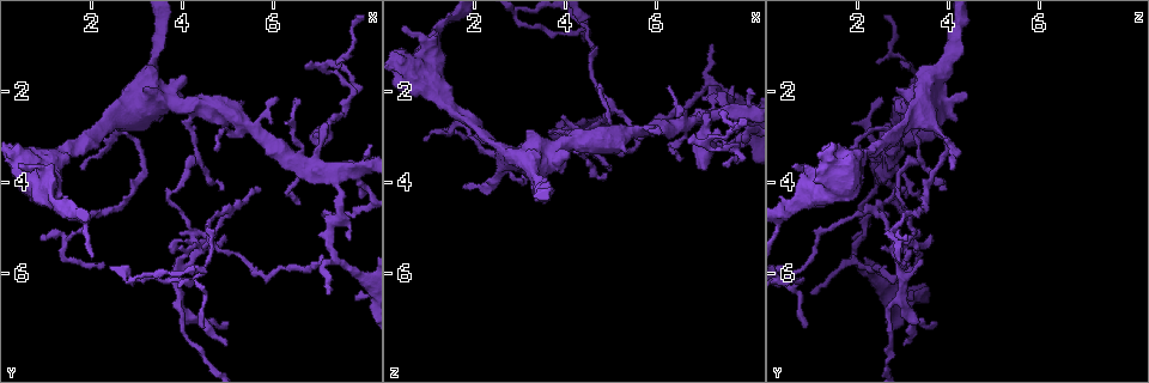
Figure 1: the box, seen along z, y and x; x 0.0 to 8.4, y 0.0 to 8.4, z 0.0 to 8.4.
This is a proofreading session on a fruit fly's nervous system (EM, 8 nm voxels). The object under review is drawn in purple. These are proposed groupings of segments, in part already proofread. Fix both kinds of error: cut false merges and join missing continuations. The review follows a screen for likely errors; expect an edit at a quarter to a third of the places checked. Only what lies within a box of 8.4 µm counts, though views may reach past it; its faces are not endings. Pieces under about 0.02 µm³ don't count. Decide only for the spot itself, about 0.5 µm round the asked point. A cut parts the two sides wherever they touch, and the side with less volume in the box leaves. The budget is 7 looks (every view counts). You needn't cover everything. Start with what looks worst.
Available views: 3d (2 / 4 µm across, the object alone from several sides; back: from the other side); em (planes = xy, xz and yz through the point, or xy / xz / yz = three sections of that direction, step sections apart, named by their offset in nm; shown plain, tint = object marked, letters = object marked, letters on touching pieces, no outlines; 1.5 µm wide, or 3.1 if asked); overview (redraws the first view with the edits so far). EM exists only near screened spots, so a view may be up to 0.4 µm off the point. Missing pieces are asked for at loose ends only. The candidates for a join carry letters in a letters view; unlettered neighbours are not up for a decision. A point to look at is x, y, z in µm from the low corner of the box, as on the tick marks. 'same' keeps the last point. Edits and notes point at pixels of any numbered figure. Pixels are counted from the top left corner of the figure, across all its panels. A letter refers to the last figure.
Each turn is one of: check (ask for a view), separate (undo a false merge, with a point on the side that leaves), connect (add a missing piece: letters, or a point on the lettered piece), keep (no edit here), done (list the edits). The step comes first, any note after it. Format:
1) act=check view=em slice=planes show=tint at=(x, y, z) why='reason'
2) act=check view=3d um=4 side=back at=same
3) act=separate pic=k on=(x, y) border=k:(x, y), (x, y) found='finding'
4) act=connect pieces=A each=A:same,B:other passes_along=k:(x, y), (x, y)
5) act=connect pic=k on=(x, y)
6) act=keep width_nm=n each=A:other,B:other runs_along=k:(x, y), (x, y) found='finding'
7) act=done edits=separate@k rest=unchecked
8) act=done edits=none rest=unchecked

act=check view=em slice=planes show=tint at=(7.20, 5.55, 1.90)

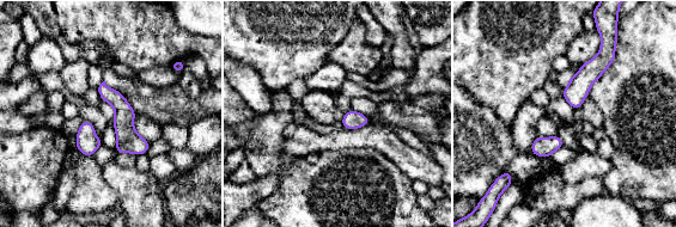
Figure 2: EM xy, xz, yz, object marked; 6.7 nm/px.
act=check view=em slice=planes show=letters at=same why='what lies round it'

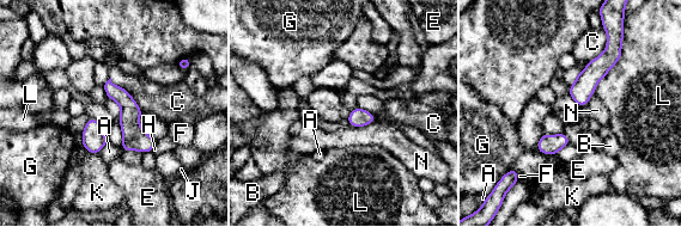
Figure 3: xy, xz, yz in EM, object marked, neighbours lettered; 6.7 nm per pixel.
act=keep each=A:other,B:other,C:other,E:other,F:other,G:other,H:other,J:other,K:other,L:other,N:other runs_along=3:(108, 85), (150, 148) found='one neuron here'

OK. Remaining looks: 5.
act=check view=em slice=planes show=letters at=(1.65, 5.10, 2.70) why='sharp bend'

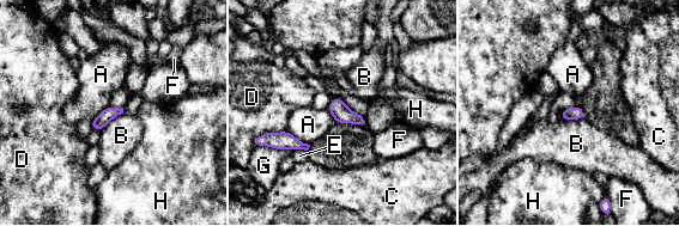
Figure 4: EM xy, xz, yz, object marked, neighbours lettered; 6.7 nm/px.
act=keep each=A:other,B:other,C:other,D:other,E:other,F:other,G:other,H:other border=4:(584, 117), (561, 120) found='all the same neuron'

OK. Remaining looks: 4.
act=check view=em slice=yz step=8 show=tint at=(5.00, 7.05, 3.70)

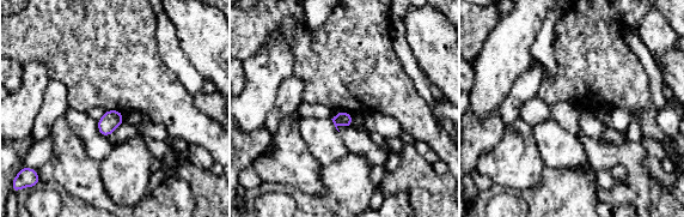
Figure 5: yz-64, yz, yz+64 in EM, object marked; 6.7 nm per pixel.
act=check view=em slice=planes show=letters at=same why='cut it another way'

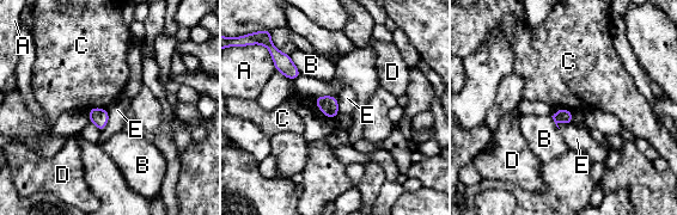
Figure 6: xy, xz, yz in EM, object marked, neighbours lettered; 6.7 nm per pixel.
act=keep each=A:other,B:other,C:other,D:other,E:other border=6:(105, 108), (90, 108), (87, 110) found='no lettered piece goes on from it'

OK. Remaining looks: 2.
act=done edits=none rest=unchecked

